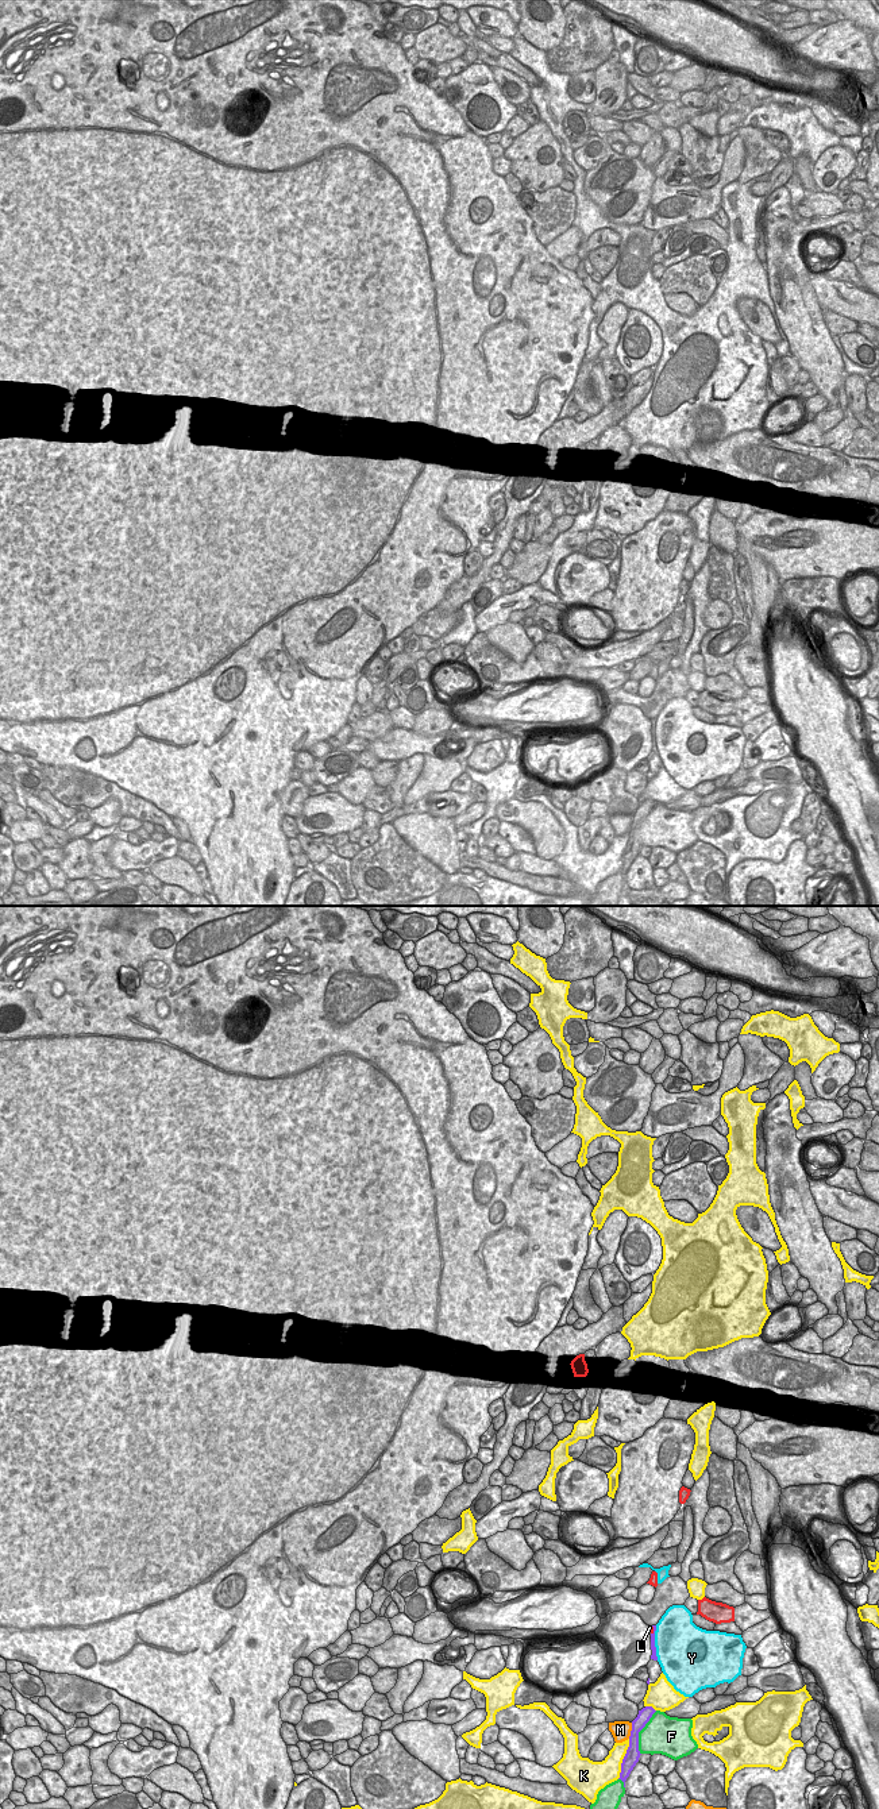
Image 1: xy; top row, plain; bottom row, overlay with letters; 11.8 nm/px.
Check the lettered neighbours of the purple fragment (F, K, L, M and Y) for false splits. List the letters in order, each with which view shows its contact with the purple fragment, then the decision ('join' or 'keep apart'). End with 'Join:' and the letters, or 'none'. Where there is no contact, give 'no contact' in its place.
F: xy | keep apart
K: xy | keep apart
L: xy | keep apart
M: xy | keep apart
Y: xy | keep apart
Join: none

